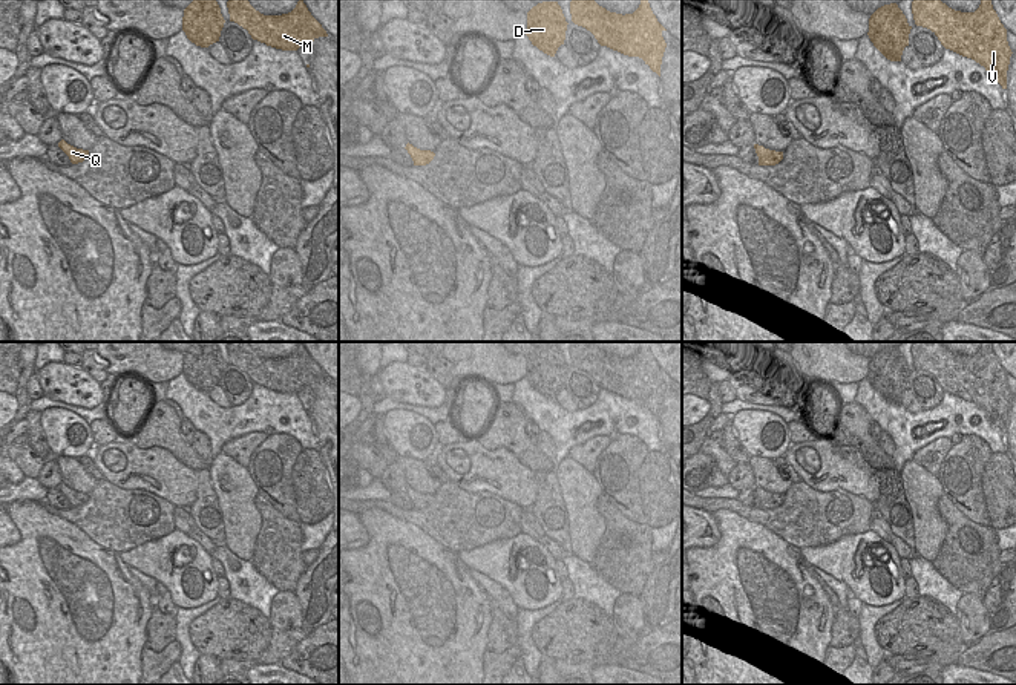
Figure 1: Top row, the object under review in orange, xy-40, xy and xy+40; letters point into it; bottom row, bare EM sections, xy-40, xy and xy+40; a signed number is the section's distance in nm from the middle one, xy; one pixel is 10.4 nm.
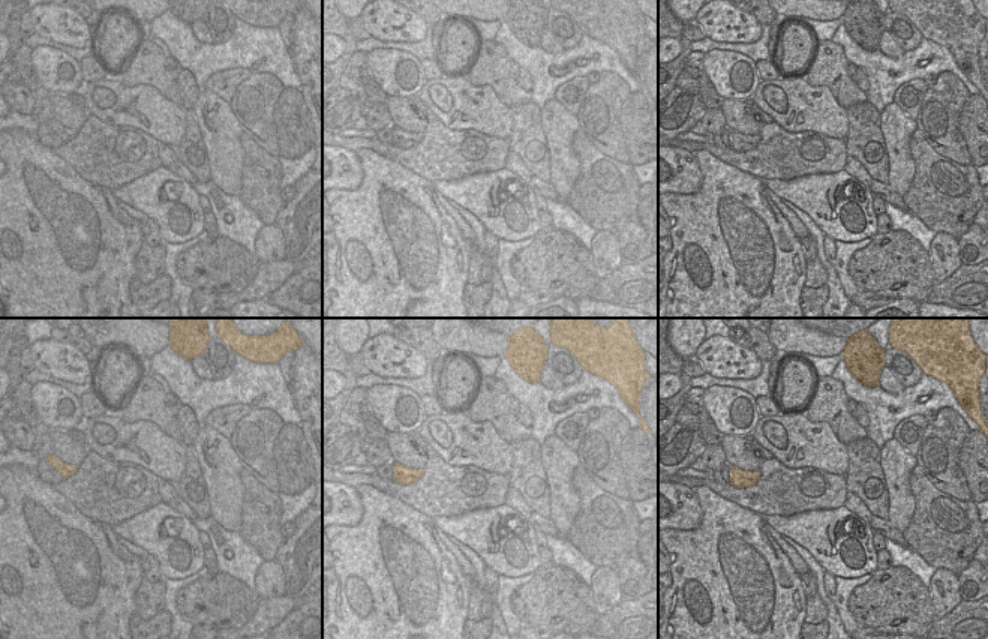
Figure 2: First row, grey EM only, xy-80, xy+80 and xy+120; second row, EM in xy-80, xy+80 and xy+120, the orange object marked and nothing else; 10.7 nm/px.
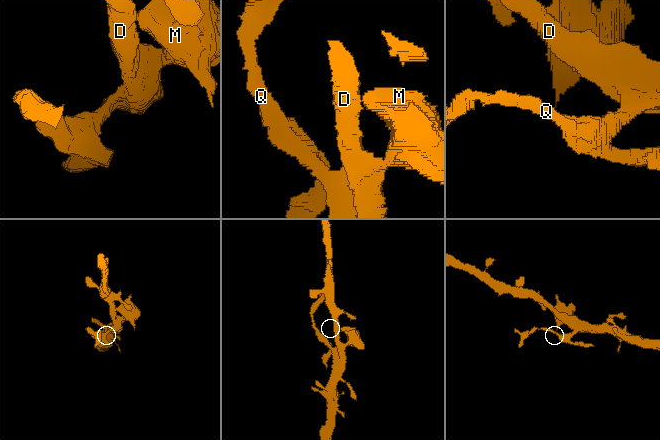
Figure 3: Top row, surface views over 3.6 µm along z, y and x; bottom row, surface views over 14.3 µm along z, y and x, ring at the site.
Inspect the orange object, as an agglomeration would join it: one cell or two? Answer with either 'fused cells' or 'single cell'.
fused cells

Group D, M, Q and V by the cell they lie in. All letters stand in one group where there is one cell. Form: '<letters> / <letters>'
D M V / Q

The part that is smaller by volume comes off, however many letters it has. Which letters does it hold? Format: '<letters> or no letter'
Q

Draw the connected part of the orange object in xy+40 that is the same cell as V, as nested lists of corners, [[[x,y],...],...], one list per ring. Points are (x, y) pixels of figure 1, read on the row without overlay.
[[[913,342],[912,357],[916,369],[930,372],[946,392],[984,409],[988,418],[1007,432],[1013,395],[991,342],[981,342],[975,356],[955,354],[941,342]]]

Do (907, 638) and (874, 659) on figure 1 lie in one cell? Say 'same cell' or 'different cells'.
different cells

